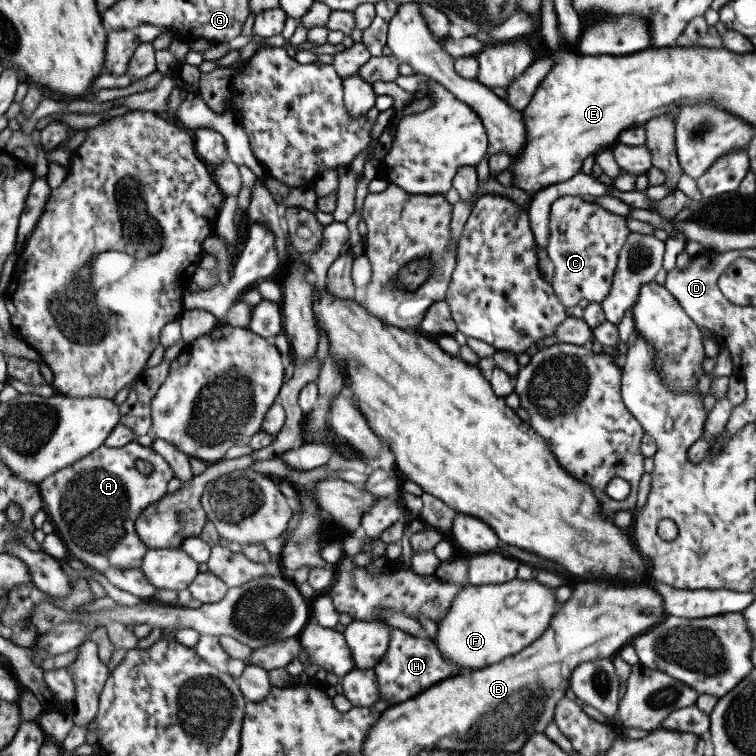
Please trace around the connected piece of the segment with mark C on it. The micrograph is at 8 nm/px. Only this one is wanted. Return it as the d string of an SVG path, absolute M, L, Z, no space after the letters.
M561 195L551 203L547 230L549 235L544 249L553 264L549 284L561 305L570 308L581 298L600 304L609 294L618 252L630 232L626 216L612 214L594 201Z

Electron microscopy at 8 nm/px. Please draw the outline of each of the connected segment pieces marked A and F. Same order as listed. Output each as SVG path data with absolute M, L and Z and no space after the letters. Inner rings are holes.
M132 441L120 448L99 446L94 452L76 460L73 464L51 473L37 485L41 495L42 510L52 523L53 532L64 545L67 558L80 560L87 568L103 574L103 570L109 567L141 568L141 557L147 548L136 535L135 518L149 504L156 502L159 497L167 493L167 482L173 478L173 475L173 470L169 468L169 464L163 460L163 457L158 456L150 447L144 448ZM137 460L149 464L151 468L149 474L142 474L135 468Z
M517 576L501 584L483 584L473 586L465 584L455 594L447 614L437 622L437 633L432 639L444 660L455 663L467 671L483 668L499 662L503 658L515 655L522 648L529 646L545 632L553 612L558 608L555 594L551 588L539 584L537 580L519 580Z

